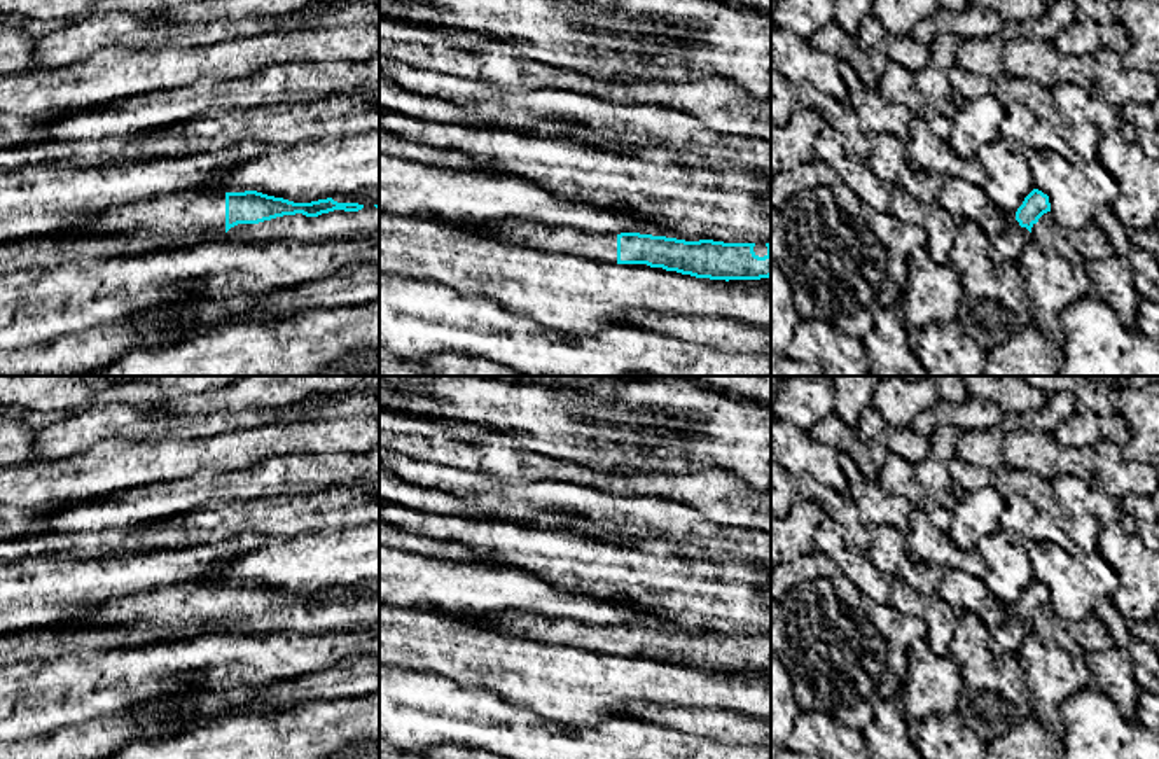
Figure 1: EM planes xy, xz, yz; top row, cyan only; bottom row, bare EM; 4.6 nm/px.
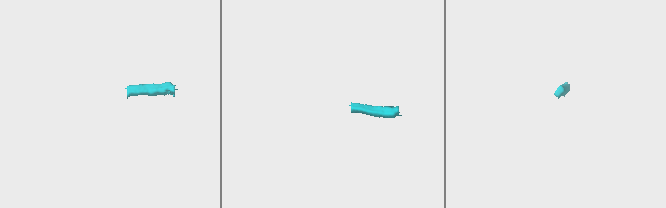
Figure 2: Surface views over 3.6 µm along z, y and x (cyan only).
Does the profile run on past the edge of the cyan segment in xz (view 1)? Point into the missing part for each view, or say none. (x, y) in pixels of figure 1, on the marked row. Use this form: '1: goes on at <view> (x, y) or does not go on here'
1: goes on at xz (521, 231)

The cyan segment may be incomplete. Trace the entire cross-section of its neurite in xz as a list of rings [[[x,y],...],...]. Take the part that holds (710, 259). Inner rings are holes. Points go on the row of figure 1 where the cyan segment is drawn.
[[[528,219],[462,224],[462,227],[516,245],[617,264],[647,264],[696,278],[729,282],[771,276],[771,243],[685,241],[640,233],[600,234]]]

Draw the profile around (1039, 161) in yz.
[[[1030,150],[1026,154],[1035,189],[1049,196],[1051,215],[1065,229],[1082,229],[1096,219],[1096,212],[1110,206],[1119,192],[1119,184],[1094,159],[1089,163],[1070,163],[1052,150]]]

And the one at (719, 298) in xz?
[[[379,212],[379,271],[421,278],[460,296],[489,299],[552,329],[594,332],[631,311],[718,317],[771,329],[771,289],[743,289],[647,264],[617,264],[496,240],[462,226]]]

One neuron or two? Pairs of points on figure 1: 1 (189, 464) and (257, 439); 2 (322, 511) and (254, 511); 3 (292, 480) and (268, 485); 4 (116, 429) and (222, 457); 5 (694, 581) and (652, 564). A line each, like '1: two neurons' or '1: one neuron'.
1: one neuron
2: one neuron
3: one neuron
4: two neurons
5: one neuron

